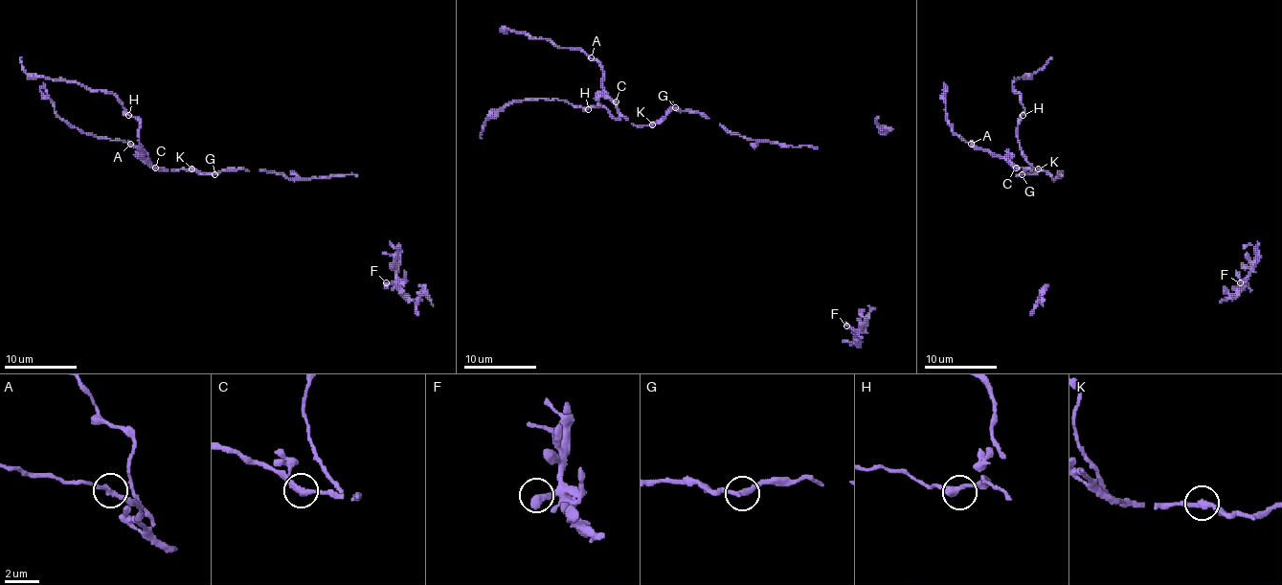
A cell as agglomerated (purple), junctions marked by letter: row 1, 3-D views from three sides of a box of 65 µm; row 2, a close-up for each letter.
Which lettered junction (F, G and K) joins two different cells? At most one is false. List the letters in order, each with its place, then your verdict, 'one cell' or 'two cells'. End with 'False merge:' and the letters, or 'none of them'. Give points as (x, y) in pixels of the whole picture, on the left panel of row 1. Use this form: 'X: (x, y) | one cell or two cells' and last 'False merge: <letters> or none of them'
F: (386, 282) | one cell
G: (214, 174) | one cell
K: (191, 168) | one cell
False merge: none of them

